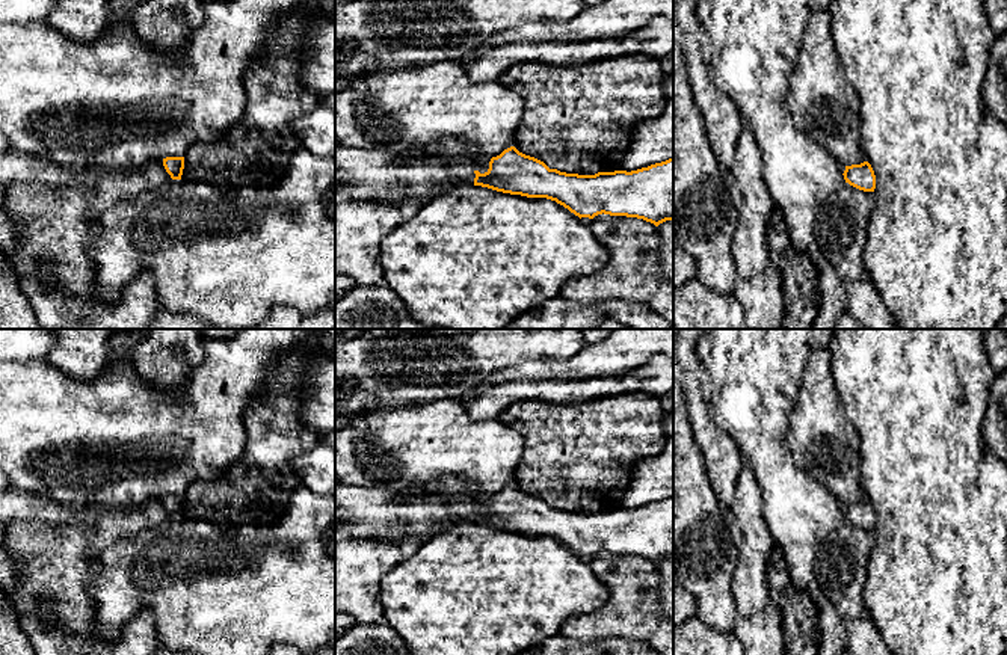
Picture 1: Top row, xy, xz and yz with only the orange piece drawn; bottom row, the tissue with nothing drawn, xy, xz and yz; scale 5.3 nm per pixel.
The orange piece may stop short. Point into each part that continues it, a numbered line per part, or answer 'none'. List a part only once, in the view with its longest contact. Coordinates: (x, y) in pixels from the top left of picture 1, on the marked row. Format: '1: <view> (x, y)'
1: xz (378, 175)

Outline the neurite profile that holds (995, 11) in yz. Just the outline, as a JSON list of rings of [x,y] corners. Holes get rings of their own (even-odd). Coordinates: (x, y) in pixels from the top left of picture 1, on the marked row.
[[[983,0],[990,29],[999,35],[1007,29],[1007,0]]]

